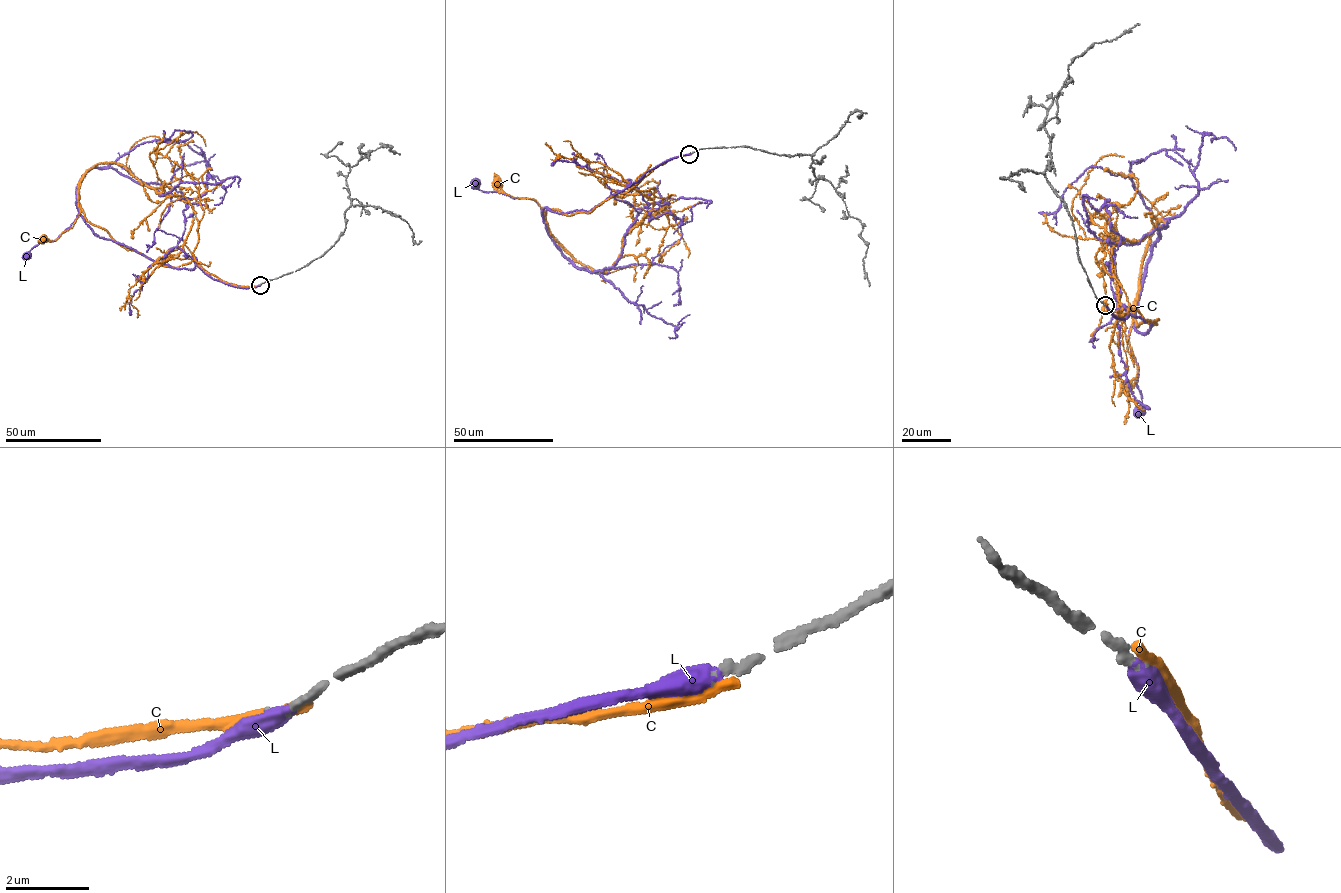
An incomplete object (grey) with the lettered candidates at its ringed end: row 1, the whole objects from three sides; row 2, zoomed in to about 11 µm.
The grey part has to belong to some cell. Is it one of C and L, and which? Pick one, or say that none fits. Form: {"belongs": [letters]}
{"belongs": ["L"]}

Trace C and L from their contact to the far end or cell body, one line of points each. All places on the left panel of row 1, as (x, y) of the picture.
C: (260, 285), (226, 283), (192, 260), (196, 191), (157, 193), (110, 162), (79, 182), (75, 223), (42, 238)
L: (260, 285), (238, 288), (196, 265), (173, 268), (97, 235), (79, 212), (82, 176), (75, 220), (26, 255)

